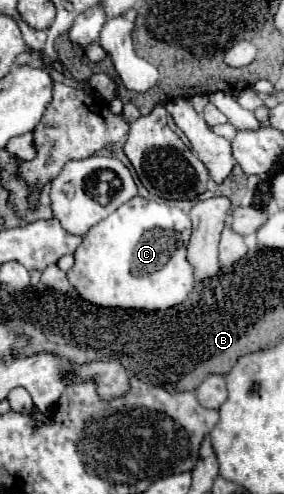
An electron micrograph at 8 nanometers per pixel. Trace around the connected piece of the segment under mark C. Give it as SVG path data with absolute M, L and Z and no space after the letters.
M133 197L97 227L89 229L75 251L75 265L67 271L77 293L101 307L161 311L181 305L195 279L187 261L191 219L173 205Z

